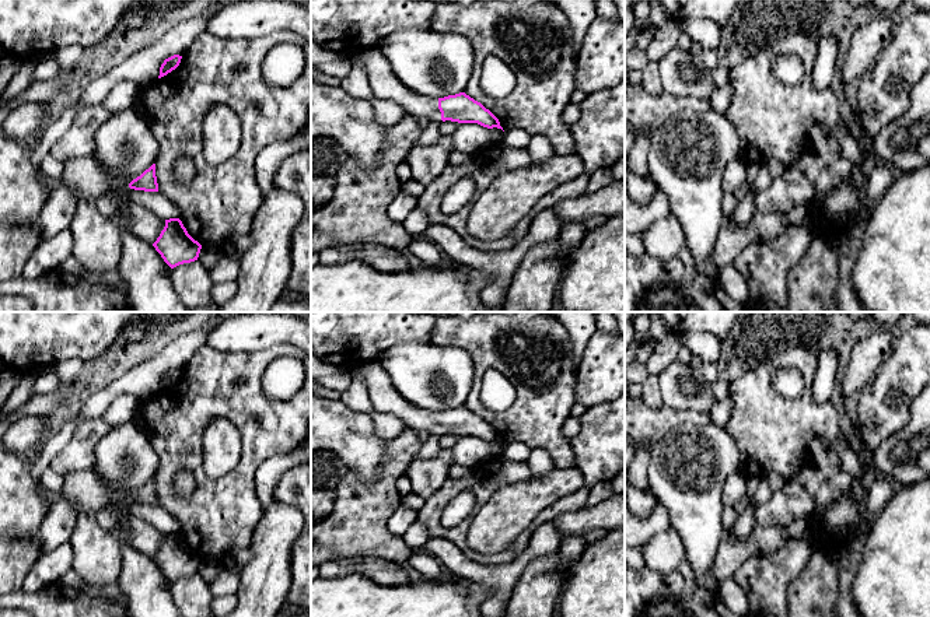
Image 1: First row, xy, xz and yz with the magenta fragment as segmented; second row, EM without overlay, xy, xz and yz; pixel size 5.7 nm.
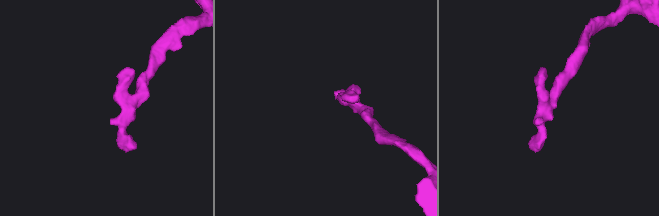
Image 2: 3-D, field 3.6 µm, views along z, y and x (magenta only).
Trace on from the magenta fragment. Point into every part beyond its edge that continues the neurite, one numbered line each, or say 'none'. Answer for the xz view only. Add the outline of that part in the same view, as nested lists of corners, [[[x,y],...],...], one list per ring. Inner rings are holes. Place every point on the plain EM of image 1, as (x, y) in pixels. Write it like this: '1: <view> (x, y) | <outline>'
1: xz (385, 399) | [[[378,361],[353,365],[347,372],[352,378],[359,376],[364,381],[374,411],[396,416],[415,432],[427,431],[430,435],[443,435],[438,411],[416,407],[402,397]]]

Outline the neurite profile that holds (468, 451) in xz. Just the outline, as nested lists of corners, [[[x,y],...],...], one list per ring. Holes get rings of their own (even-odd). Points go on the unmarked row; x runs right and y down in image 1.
[[[459,437],[459,439],[450,448],[455,464],[464,467],[478,467],[483,462],[501,456],[503,444],[493,441],[487,442],[478,437]]]

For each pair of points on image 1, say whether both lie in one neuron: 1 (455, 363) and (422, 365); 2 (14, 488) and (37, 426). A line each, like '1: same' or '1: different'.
1: same
2: different

